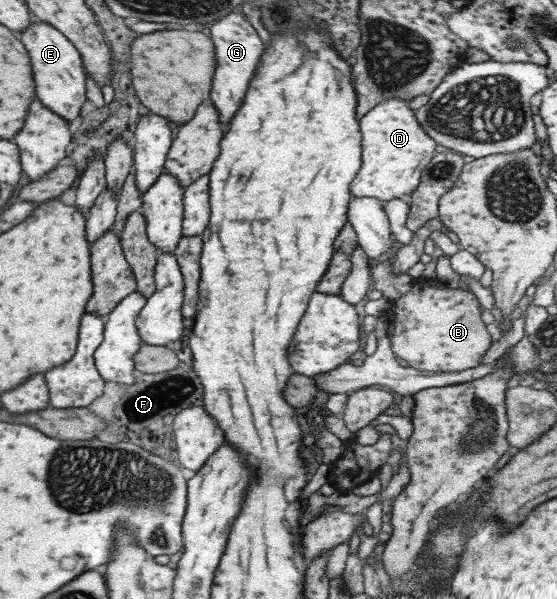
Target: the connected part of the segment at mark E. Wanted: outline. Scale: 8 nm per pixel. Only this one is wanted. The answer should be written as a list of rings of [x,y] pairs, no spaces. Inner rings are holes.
[[[35,18],[30,21],[30,25],[24,31],[16,35],[26,48],[32,75],[34,75],[32,80],[36,87],[36,97],[40,99],[40,103],[66,122],[76,119],[80,115],[82,103],[86,101],[85,68],[76,48],[64,37],[64,34]]]

